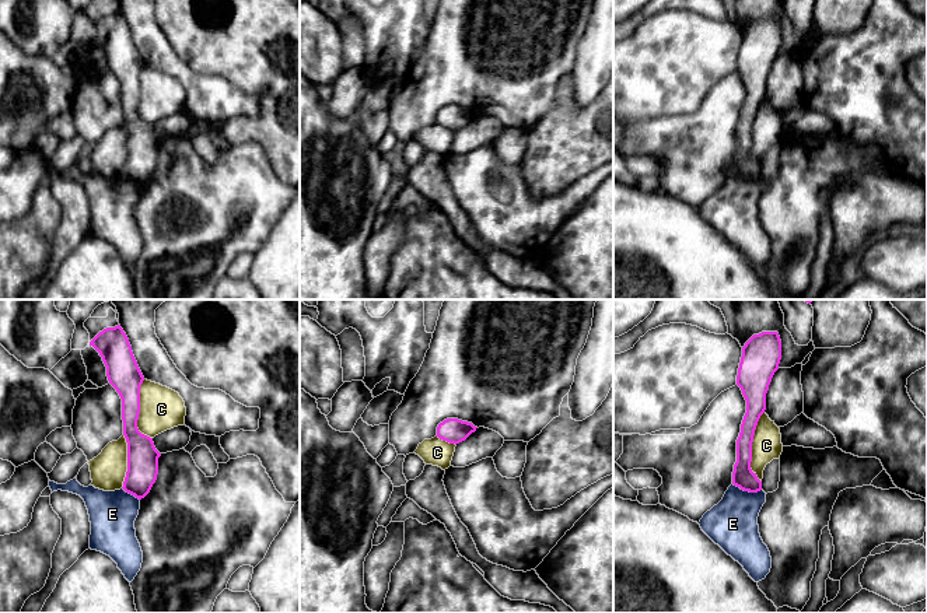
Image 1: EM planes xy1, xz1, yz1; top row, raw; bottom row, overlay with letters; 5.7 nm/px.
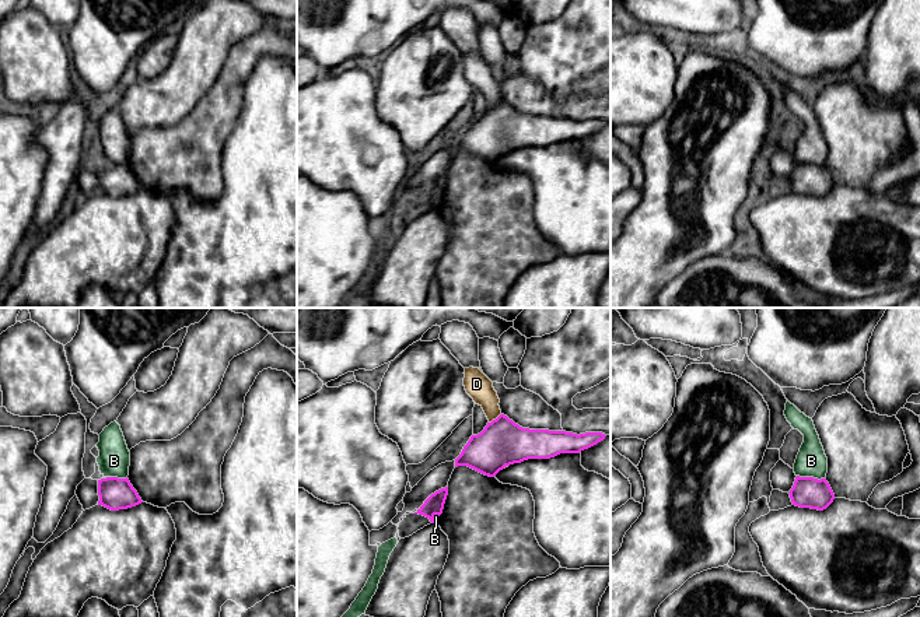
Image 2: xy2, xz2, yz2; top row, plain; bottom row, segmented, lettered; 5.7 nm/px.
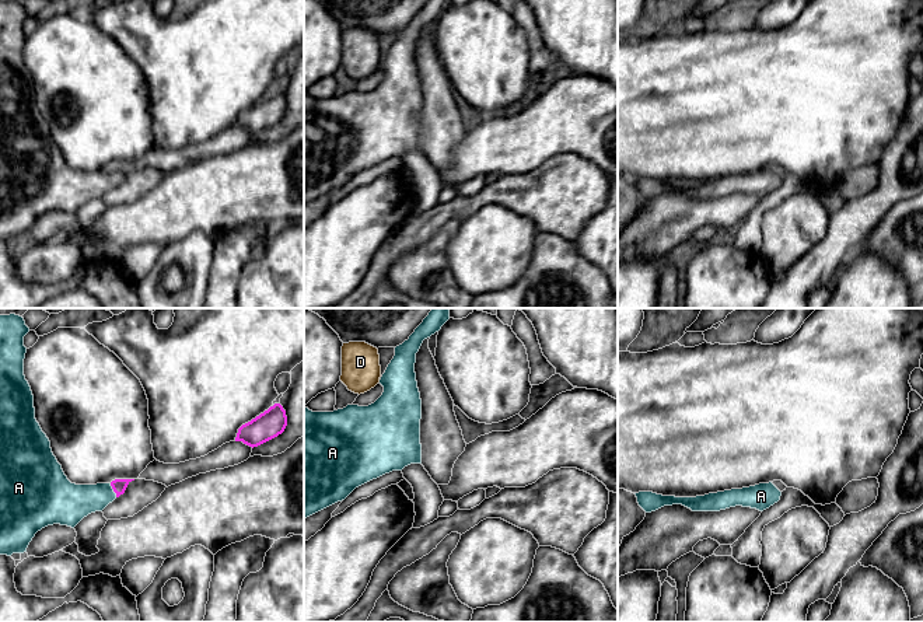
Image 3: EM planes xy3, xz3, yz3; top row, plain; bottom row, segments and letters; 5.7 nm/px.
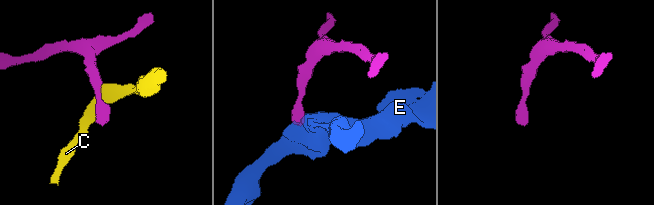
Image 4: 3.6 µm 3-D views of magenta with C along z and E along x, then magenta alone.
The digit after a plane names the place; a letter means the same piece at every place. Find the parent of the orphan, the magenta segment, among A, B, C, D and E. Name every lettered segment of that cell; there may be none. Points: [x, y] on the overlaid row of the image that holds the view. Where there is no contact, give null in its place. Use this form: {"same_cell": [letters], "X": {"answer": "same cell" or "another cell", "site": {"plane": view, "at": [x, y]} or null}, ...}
{"same_cell": ["A"], "A": {"answer": "same cell", "site": {"plane": "xy3", "at": [114, 491]}}, "B": {"answer": "another cell", "site": {"plane": "yz2", "at": [811, 477]}}, "C": {"answer": "another cell", "site": {"plane": "yz1", "at": [751, 447]}}, "D": {"answer": "another cell", "site": {"plane": "xz2", "at": [496, 419]}}, "E": {"answer": "another cell", "site": {"plane": "yz1", "at": [747, 490]}}}

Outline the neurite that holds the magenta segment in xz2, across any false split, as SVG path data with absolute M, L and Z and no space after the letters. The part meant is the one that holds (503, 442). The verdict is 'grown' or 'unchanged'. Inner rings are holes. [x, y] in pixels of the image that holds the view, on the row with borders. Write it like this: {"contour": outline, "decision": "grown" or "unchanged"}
{"contour": "M500 414L485 430L472 435L455 459L455 467L468 466L494 477L506 466L528 459L550 459L560 453L580 453L605 439L602 432L573 434L566 431L522 428Z", "decision": "unchanged"}

